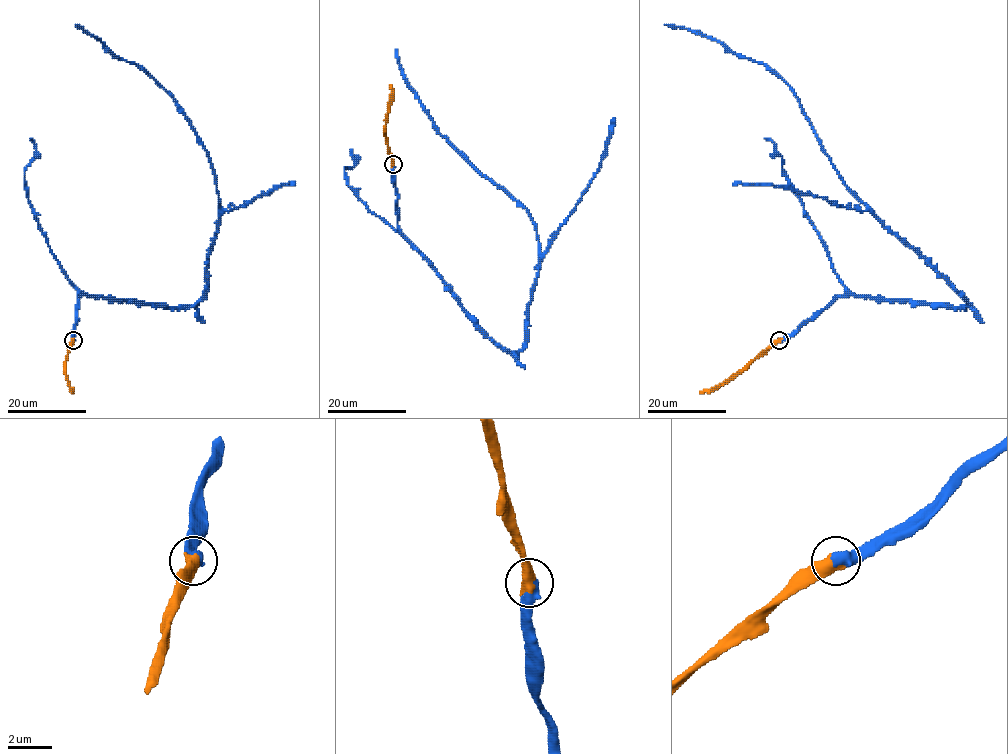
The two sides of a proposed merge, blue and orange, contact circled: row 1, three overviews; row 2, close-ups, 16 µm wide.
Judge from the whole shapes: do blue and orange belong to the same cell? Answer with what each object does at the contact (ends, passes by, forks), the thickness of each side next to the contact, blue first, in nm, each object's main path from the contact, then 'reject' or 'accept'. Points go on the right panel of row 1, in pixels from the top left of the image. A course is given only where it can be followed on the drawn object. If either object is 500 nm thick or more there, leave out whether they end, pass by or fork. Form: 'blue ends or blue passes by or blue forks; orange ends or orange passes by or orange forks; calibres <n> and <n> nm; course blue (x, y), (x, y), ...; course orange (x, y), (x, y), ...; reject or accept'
calibres 600 and 650 nm; course blue (778, 341), (837, 297), (969, 302), (848, 189), (798, 97), (769, 68), (694, 31), (664, 25); course orange (778, 341), (719, 385), (700, 394); accept

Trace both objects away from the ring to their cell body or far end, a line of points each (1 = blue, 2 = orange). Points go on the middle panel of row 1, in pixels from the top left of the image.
1: (393, 163), (399, 229), (461, 308), (516, 354), (526, 338), (540, 258), (529, 212), (439, 132), (395, 49)
2: (393, 163), (385, 129), (392, 85)

